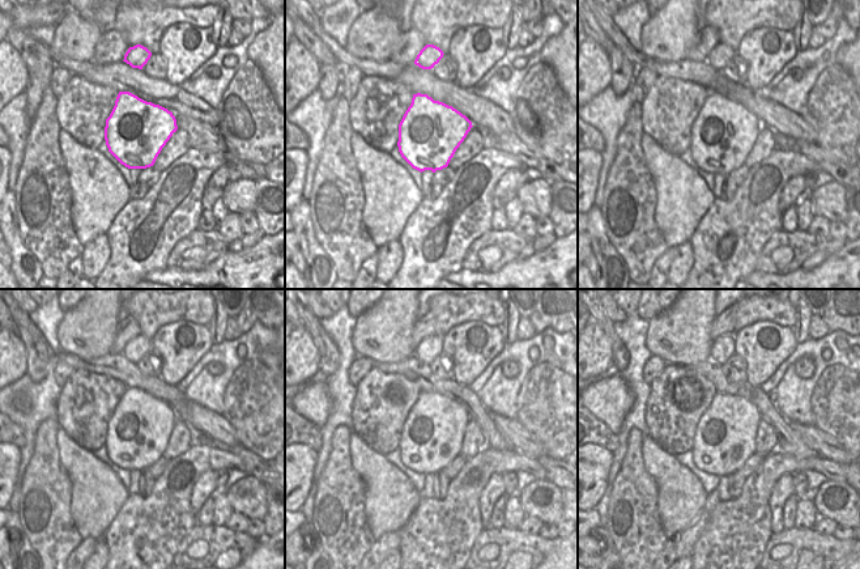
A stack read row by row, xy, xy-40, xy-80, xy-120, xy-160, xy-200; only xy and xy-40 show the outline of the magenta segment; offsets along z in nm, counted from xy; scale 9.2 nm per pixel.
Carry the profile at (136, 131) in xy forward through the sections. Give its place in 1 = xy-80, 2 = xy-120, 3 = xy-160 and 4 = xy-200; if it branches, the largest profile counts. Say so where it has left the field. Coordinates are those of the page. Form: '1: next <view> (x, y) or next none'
1: next xy-80 (723, 134)
2: next xy-120 (139, 429)
3: next xy-160 (431, 434)
4: next xy-200 (726, 436)

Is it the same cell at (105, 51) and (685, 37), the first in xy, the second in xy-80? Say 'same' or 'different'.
different

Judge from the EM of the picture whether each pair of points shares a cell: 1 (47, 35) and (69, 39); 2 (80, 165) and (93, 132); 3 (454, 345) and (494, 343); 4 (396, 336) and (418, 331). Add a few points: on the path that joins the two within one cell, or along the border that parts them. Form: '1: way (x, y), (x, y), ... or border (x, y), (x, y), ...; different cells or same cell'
1: border (56, 25), (52, 41), (47, 46); different cells
2: border (62, 130), (66, 130), (77, 141), (97, 149); different cells
3: way (464, 345), (468, 349), (476, 351), (484, 347); same cell
4: border (417, 319), (412, 332), (413, 349); different cells

